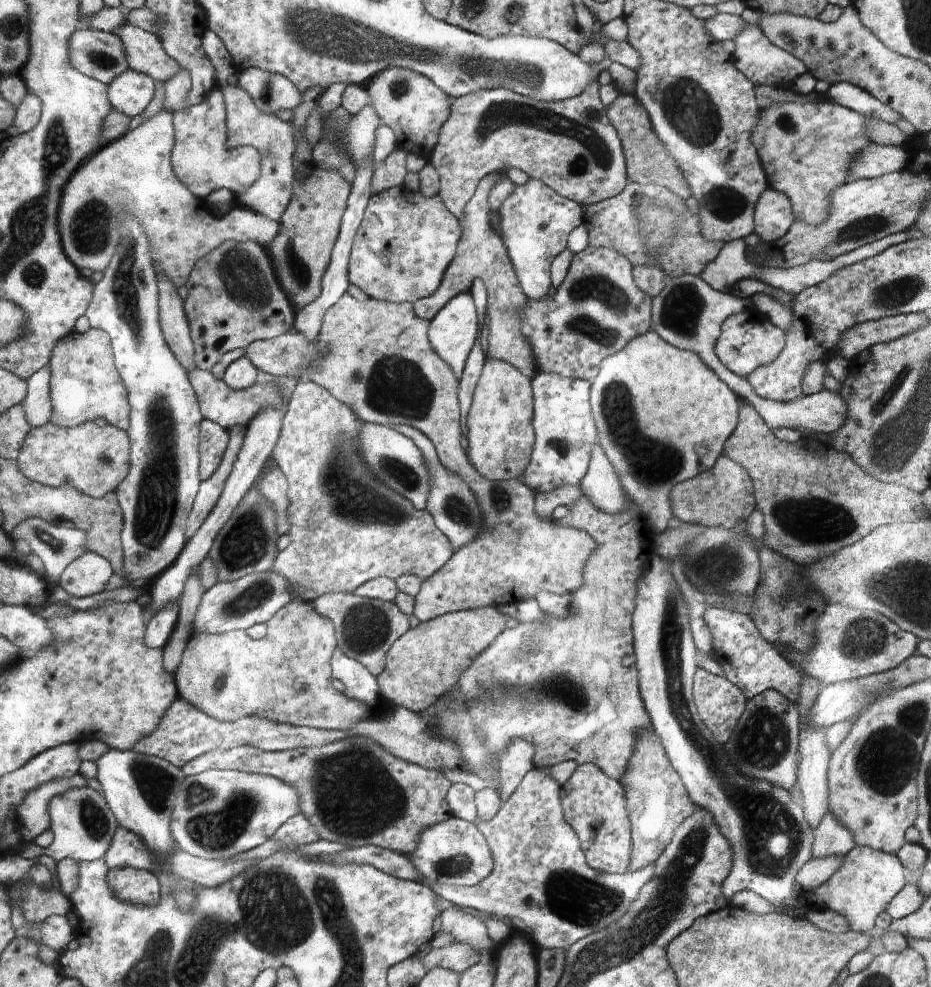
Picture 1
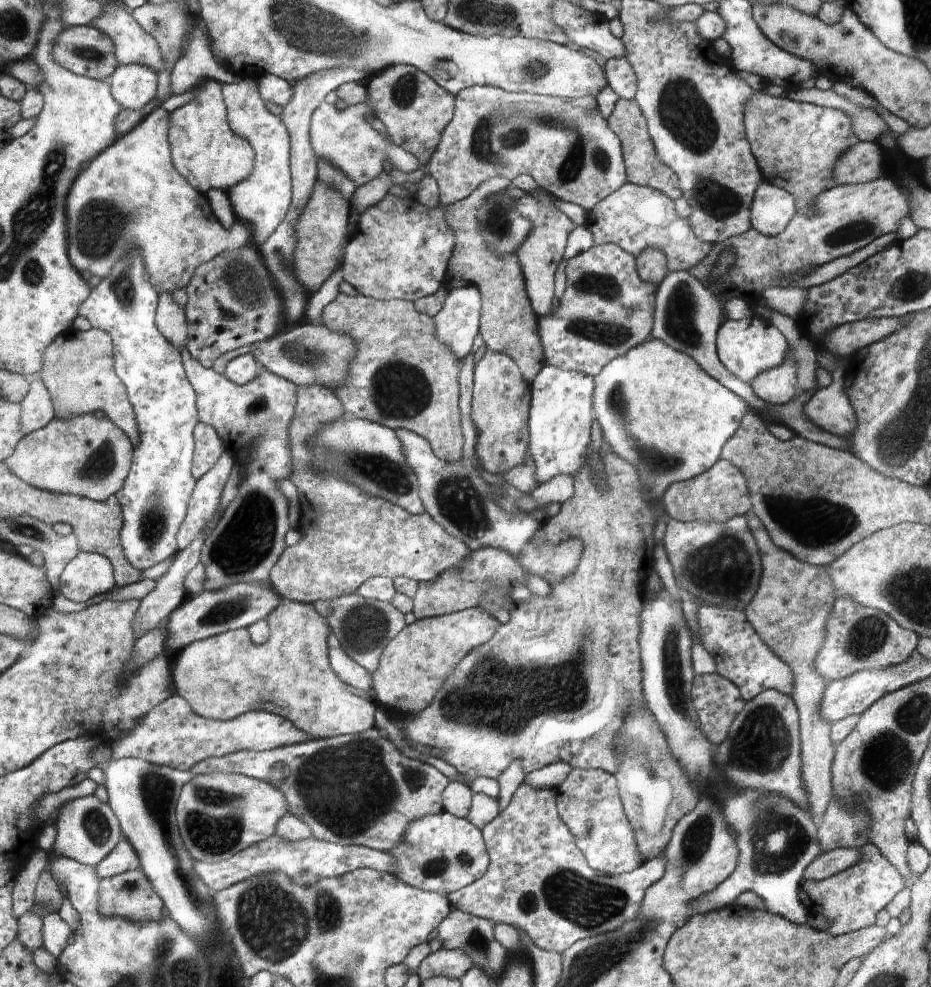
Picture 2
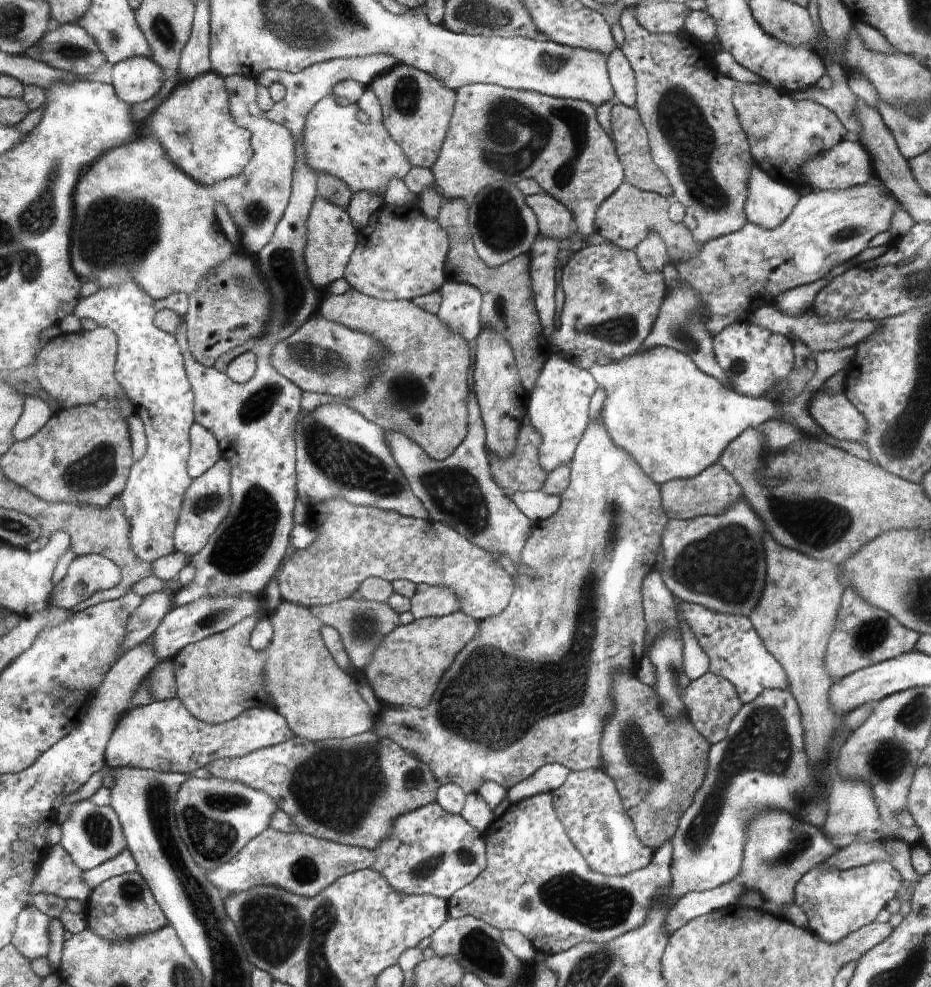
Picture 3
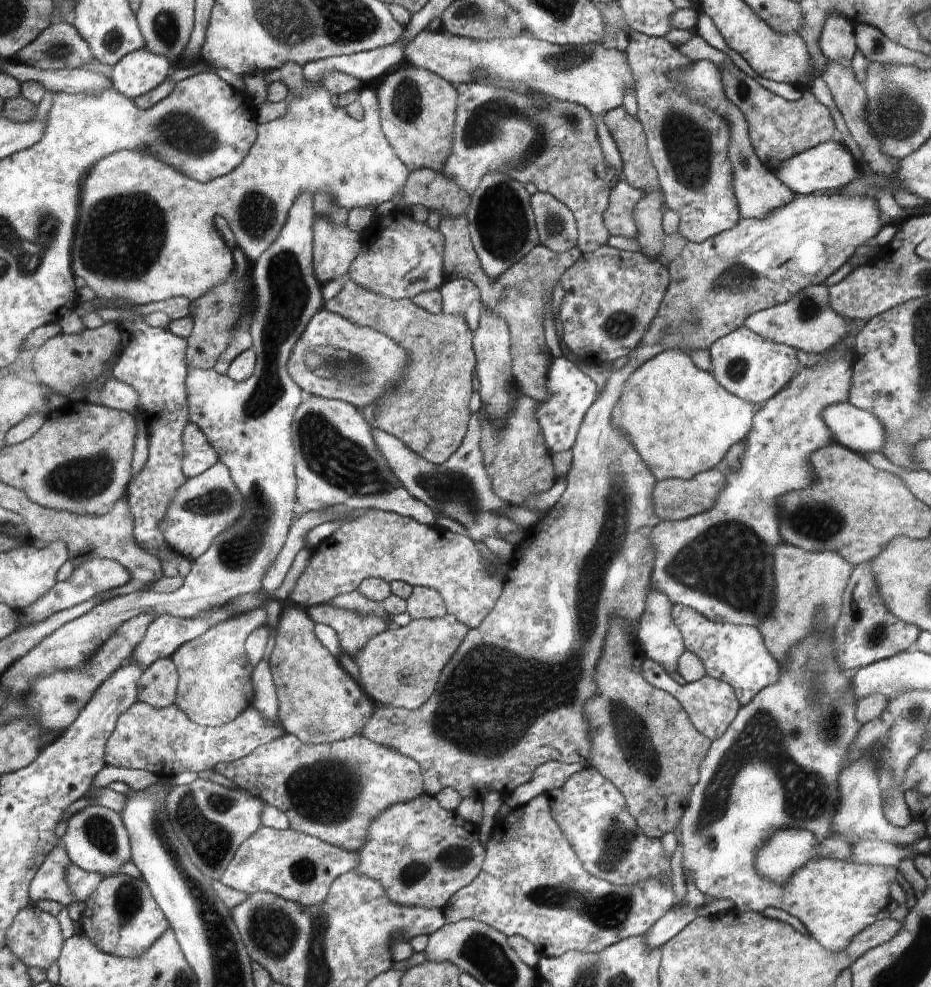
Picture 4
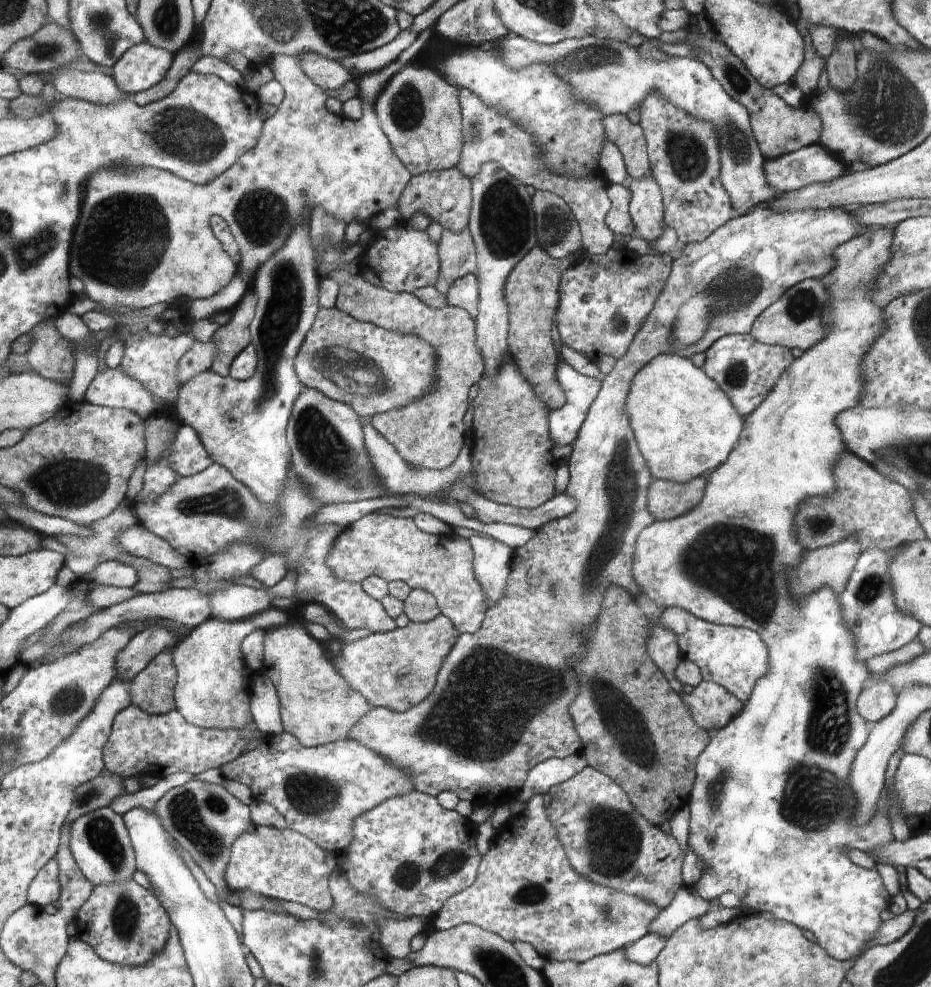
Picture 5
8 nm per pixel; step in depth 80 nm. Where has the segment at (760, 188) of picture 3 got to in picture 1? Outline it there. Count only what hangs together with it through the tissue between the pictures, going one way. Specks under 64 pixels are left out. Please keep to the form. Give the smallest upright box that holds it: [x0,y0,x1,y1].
[755,188,795,245]

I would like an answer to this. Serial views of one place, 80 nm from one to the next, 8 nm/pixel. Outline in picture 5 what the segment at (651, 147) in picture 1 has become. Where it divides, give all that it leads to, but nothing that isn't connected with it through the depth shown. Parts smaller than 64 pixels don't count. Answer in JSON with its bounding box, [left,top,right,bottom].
[603,114,655,180]

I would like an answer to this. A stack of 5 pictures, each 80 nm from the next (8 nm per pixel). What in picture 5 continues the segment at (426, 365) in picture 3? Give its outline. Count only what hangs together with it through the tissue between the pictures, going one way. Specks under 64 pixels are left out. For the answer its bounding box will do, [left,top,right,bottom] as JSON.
[334,273,486,470]

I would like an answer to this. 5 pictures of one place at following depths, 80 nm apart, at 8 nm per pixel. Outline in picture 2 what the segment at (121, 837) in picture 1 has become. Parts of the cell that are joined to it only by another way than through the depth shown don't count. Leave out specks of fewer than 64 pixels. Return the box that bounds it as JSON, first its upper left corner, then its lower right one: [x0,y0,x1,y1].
[97,838,142,880]

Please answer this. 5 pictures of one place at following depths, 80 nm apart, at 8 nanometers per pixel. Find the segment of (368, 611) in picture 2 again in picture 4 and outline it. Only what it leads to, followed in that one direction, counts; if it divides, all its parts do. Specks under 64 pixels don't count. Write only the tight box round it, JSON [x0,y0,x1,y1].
[305,603,396,658]

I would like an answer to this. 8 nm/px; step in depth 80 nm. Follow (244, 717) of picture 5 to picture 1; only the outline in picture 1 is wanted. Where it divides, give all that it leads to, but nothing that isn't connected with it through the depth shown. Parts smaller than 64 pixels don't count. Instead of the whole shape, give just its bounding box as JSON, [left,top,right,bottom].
[175,599,372,730]

